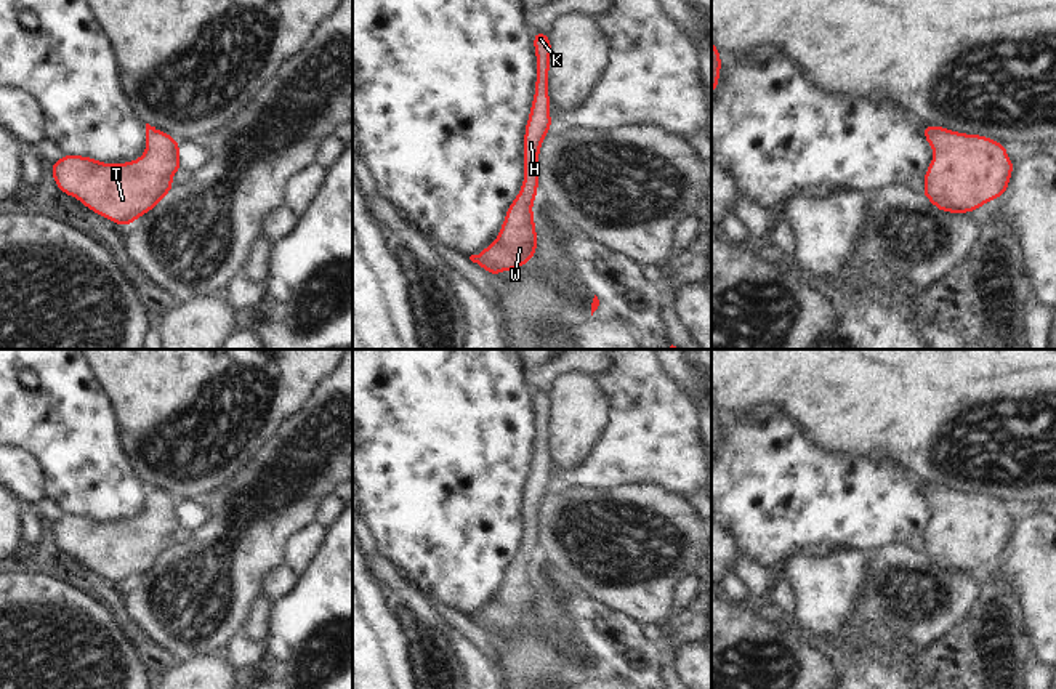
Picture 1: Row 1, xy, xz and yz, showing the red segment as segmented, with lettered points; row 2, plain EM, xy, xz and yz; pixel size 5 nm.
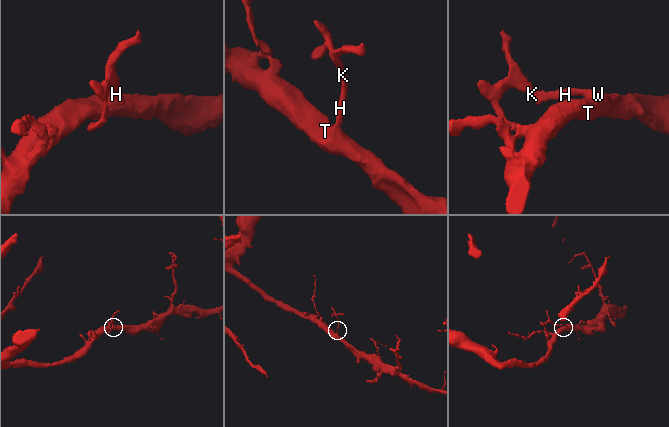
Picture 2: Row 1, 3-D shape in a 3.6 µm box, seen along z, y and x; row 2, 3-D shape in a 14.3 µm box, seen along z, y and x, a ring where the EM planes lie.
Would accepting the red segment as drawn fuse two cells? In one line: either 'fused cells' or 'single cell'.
single cell

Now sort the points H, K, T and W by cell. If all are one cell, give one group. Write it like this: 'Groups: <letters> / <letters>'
Groups: H K T W

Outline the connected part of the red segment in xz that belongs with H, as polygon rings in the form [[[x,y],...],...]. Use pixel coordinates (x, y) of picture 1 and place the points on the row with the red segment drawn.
[[[534,30],[534,53],[537,56],[535,93],[524,128],[524,179],[519,194],[510,203],[498,237],[481,253],[470,260],[486,269],[492,277],[502,271],[516,271],[529,264],[537,253],[537,228],[532,203],[538,194],[538,155],[545,136],[553,125],[550,115],[550,59],[551,40],[542,30]]]

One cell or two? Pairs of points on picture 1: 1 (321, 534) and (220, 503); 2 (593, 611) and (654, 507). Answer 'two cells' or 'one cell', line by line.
1: two cells
2: two cells

